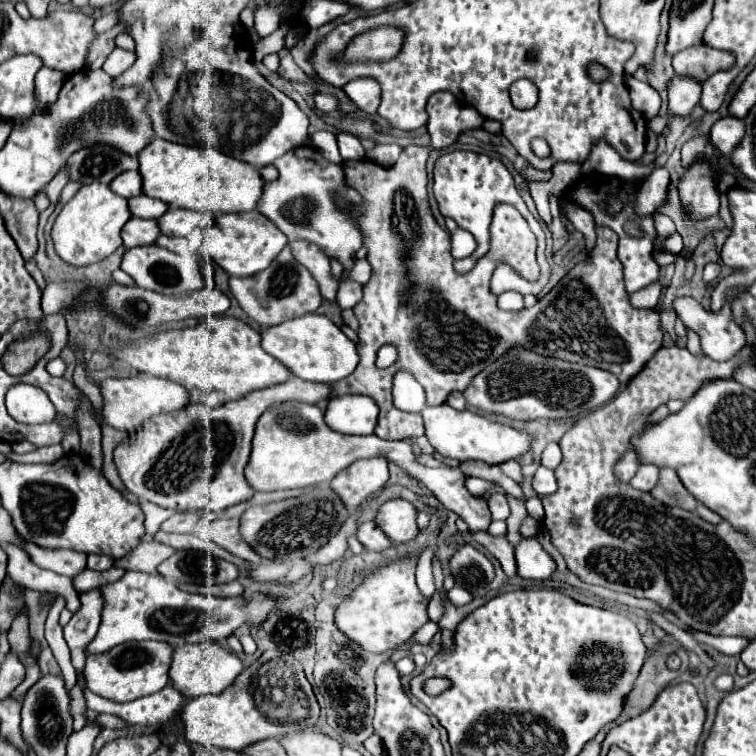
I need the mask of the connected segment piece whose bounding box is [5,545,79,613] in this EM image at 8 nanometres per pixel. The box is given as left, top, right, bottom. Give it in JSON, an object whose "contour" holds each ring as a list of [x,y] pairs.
{"contour":[[[5,545],[5,553],[9,555],[7,563],[7,573],[13,581],[17,581],[23,587],[29,589],[39,589],[39,591],[53,591],[61,595],[67,601],[69,611],[77,611],[79,607],[79,595],[73,589],[73,583],[69,577],[61,577],[57,573],[51,573],[47,569],[37,567],[27,559],[27,555],[15,547],[15,545]]]}

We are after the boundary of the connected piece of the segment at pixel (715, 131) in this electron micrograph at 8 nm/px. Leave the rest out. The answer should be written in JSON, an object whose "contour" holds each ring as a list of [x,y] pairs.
{"contour":[[[723,117],[711,127],[711,143],[719,149],[723,157],[729,157],[739,139],[743,137],[743,119]]]}

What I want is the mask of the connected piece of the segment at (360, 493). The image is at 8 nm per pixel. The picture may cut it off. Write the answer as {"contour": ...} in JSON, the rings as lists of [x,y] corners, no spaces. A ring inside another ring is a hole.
{"contour":[[[361,459],[343,469],[331,481],[331,489],[349,511],[355,511],[373,493],[381,491],[387,479],[389,471],[385,459]]]}

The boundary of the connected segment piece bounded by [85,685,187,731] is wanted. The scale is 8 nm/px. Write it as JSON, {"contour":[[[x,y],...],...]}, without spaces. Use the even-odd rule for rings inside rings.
{"contour":[[[167,685],[163,691],[159,691],[155,695],[135,699],[135,703],[123,703],[123,705],[111,703],[103,697],[97,697],[91,691],[89,693],[85,691],[85,697],[87,697],[87,707],[97,711],[97,713],[111,713],[111,715],[117,715],[117,717],[121,717],[123,721],[127,721],[131,725],[141,725],[141,727],[161,725],[169,719],[175,719],[177,731],[181,731],[181,723],[179,723],[177,715],[179,715],[181,707],[187,701],[171,685]]]}

